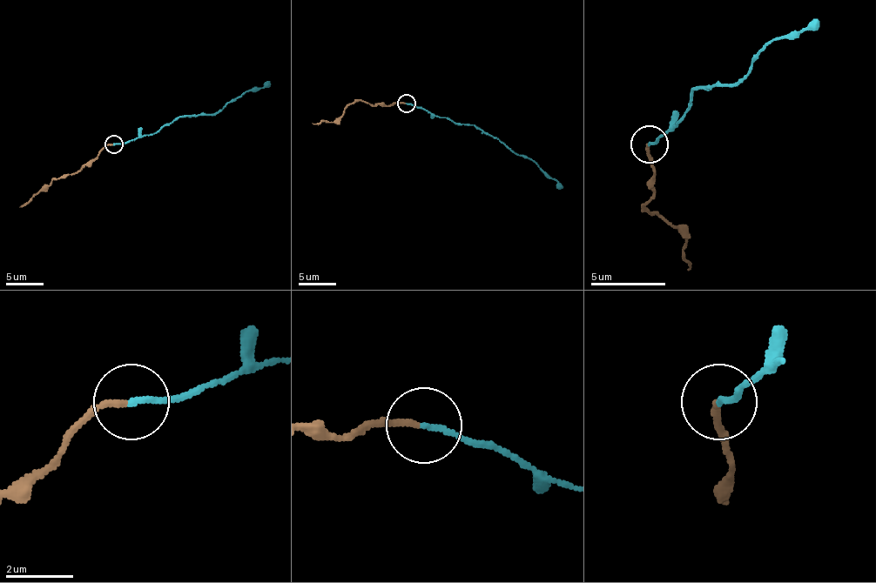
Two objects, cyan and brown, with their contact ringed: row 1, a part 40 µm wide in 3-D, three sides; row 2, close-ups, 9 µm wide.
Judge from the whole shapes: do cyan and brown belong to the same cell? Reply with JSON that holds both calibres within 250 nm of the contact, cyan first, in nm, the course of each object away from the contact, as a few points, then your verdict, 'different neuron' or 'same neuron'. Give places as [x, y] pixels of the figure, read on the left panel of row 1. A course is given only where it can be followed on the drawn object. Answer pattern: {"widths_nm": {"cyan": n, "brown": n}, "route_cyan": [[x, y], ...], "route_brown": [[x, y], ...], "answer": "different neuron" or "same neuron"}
{"widths_nm": {"cyan": 160, "brown": 190}, "route_cyan": [[113, 144], [120, 144], [139, 135], [152, 135], [180, 117], [212, 115], [246, 92], [258, 90], [269, 81]], "route_brown": [[113, 144], [107, 144], [76, 172], [63, 175], [19, 206]], "answer": "different neuron"}

